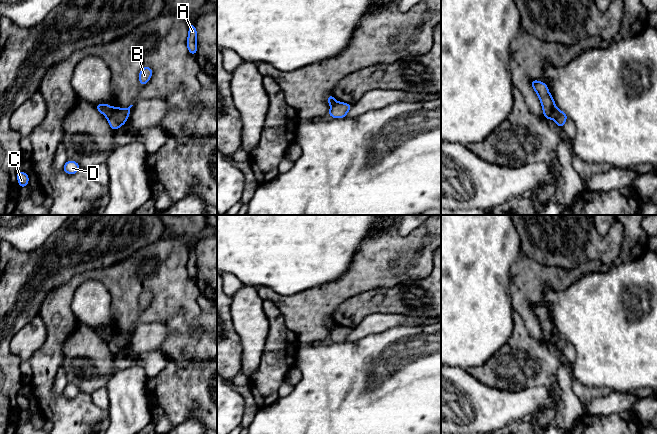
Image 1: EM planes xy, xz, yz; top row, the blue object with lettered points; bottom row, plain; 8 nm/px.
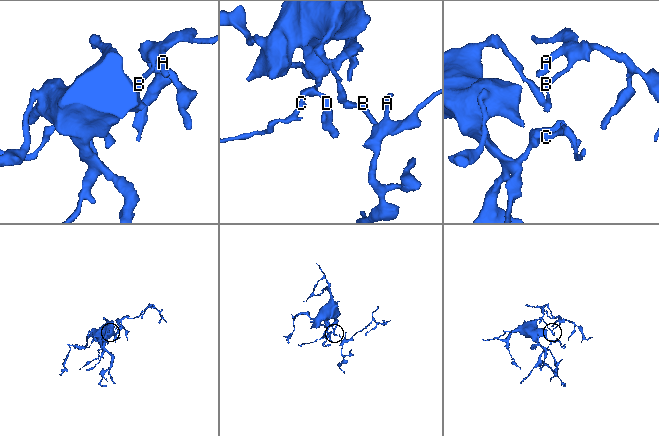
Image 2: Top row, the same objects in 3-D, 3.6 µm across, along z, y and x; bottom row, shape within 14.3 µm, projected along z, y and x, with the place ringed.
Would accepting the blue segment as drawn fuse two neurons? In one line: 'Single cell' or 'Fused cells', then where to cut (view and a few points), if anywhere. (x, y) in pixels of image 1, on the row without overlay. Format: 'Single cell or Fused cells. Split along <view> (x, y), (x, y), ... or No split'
Fused cells. Split along xy (112, 331), (107, 341)

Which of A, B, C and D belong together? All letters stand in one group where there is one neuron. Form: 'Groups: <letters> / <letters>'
Groups: A B / C D

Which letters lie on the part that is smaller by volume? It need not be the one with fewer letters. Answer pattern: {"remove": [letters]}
{"remove": ["A", "B"]}

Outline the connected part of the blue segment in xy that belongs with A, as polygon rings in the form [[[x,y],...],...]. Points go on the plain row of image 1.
[[[190,247],[189,256],[187,262],[187,273],[192,279],[196,279],[197,276],[197,255],[195,249]]]

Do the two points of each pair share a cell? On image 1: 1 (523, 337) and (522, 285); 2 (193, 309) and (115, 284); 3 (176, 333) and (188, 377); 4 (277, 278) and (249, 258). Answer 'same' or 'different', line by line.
1: different
2: same
3: different
4: same

